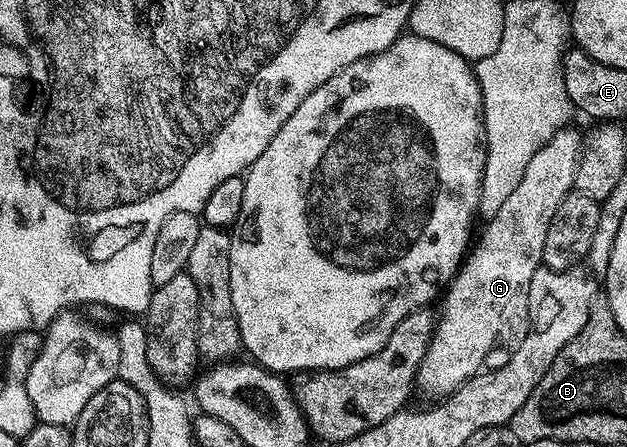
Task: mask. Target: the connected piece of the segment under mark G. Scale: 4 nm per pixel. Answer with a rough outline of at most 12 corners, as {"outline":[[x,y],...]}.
{"outline":[[583,136],[527,162],[444,289],[418,381],[448,394],[529,333]]}

